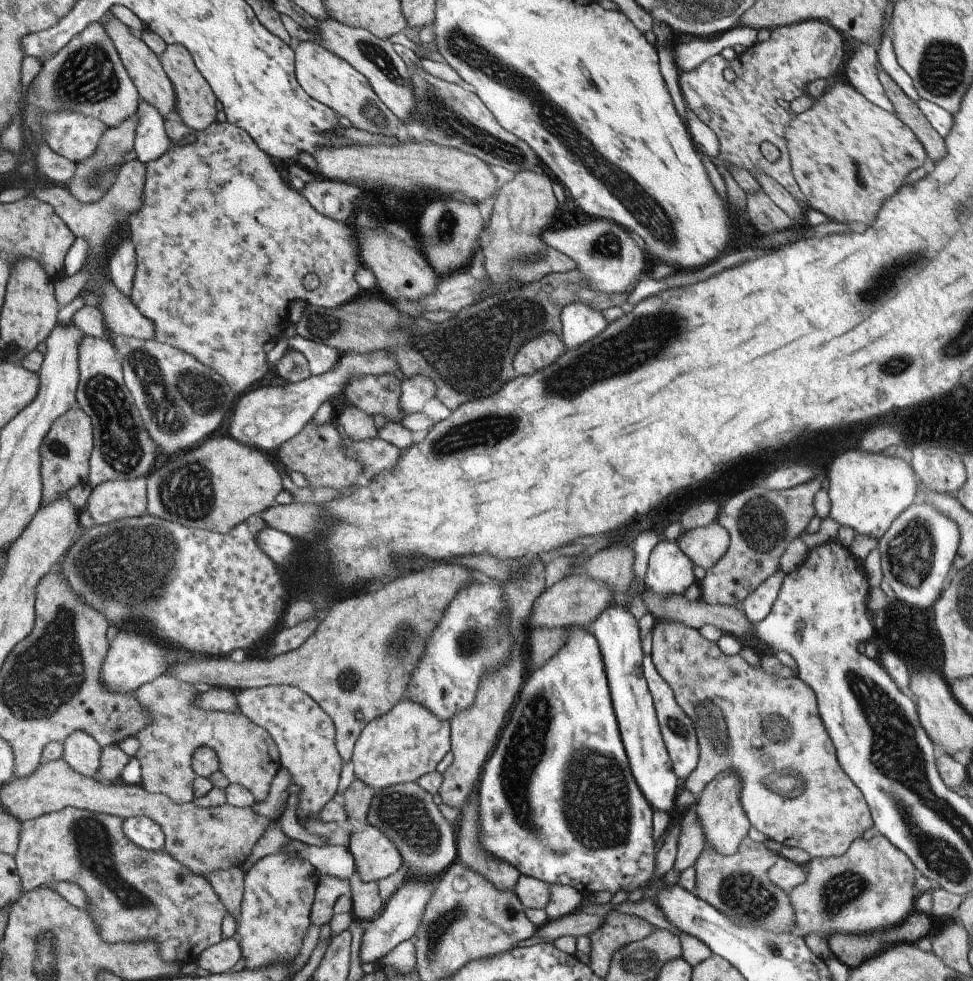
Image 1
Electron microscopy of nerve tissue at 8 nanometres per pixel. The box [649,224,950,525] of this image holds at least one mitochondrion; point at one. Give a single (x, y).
(885, 283)

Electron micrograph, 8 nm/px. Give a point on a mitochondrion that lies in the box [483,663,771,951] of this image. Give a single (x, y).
(609, 826)

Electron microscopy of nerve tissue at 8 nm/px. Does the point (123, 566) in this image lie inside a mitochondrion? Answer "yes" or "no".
yes

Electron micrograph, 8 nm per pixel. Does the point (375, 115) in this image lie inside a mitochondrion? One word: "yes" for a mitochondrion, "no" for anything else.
yes

